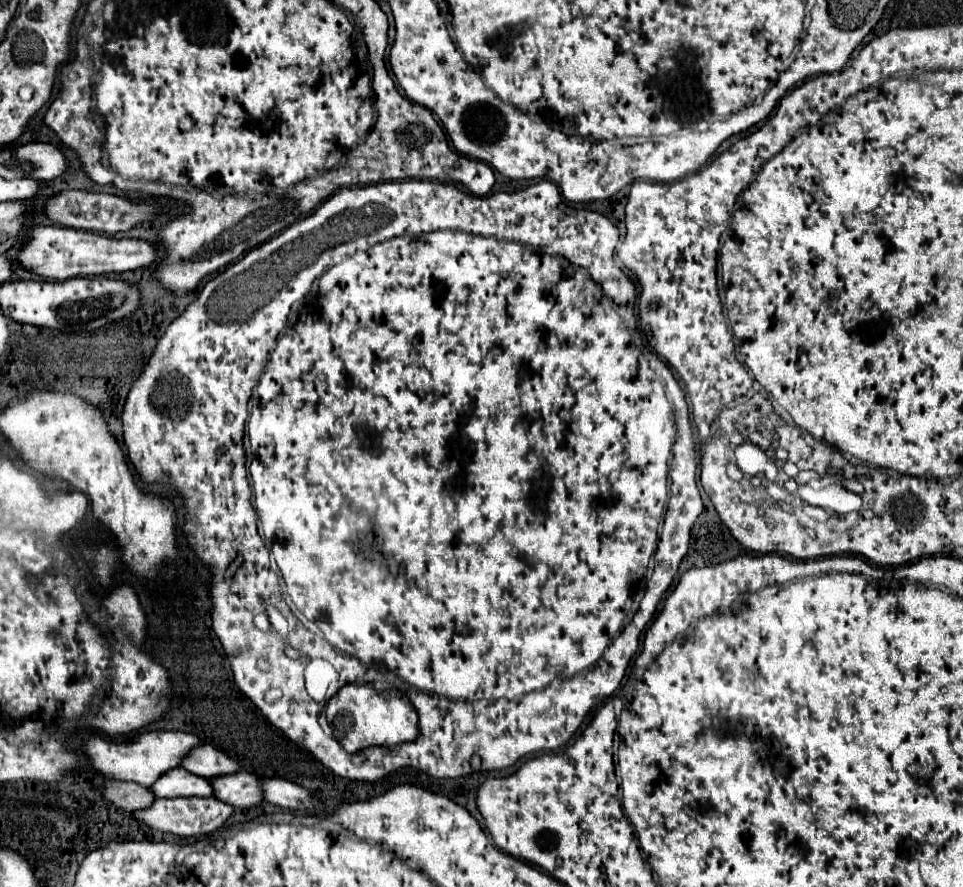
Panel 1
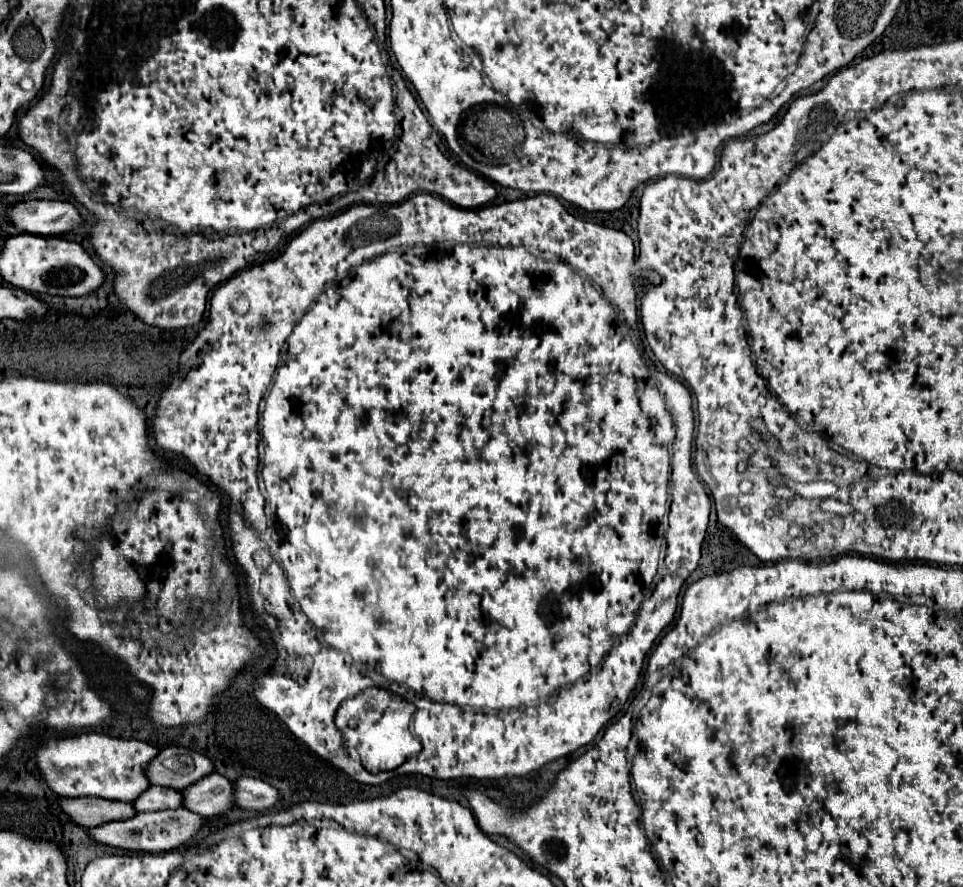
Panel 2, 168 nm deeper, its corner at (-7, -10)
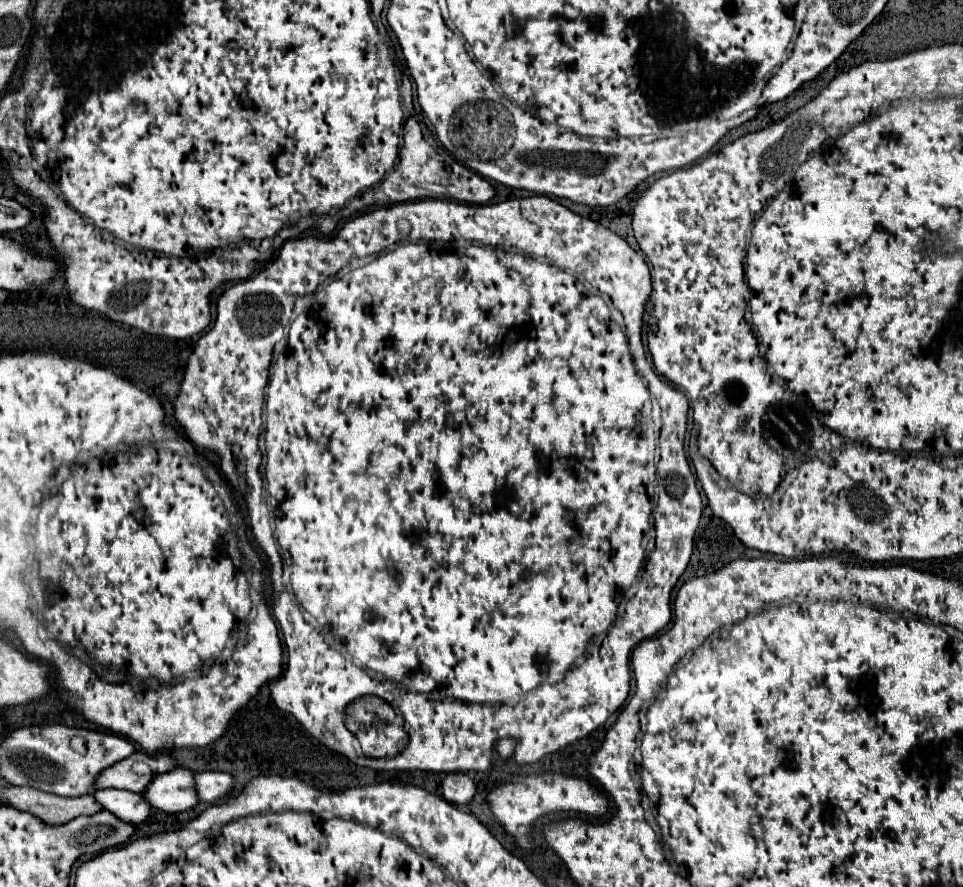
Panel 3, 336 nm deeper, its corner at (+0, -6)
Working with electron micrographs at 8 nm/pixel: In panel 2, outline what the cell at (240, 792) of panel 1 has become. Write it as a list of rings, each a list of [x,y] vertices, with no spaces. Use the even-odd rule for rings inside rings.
[[[216,772],[200,778],[196,784],[190,784],[184,792],[184,808],[200,814],[202,818],[218,816],[234,806],[232,782]]]

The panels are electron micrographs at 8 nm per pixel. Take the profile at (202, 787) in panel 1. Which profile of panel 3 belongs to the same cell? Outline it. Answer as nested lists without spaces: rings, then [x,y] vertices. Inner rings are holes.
[[[107,788],[107,790],[97,790],[95,798],[97,798],[97,802],[101,802],[101,806],[105,810],[109,810],[117,818],[121,818],[125,822],[133,822],[133,824],[145,822],[153,812],[151,804],[139,792]]]

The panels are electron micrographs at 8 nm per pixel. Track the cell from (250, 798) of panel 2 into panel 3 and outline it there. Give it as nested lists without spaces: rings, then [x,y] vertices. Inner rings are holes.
[[[197,772],[195,782],[197,782],[199,800],[211,804],[231,796],[235,786],[235,778],[227,772]]]

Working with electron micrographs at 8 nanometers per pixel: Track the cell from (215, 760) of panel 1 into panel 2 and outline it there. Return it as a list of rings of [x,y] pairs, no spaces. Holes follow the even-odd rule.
[[[168,746],[146,766],[146,776],[152,786],[162,788],[186,788],[214,772],[212,762],[198,752],[180,746]]]

